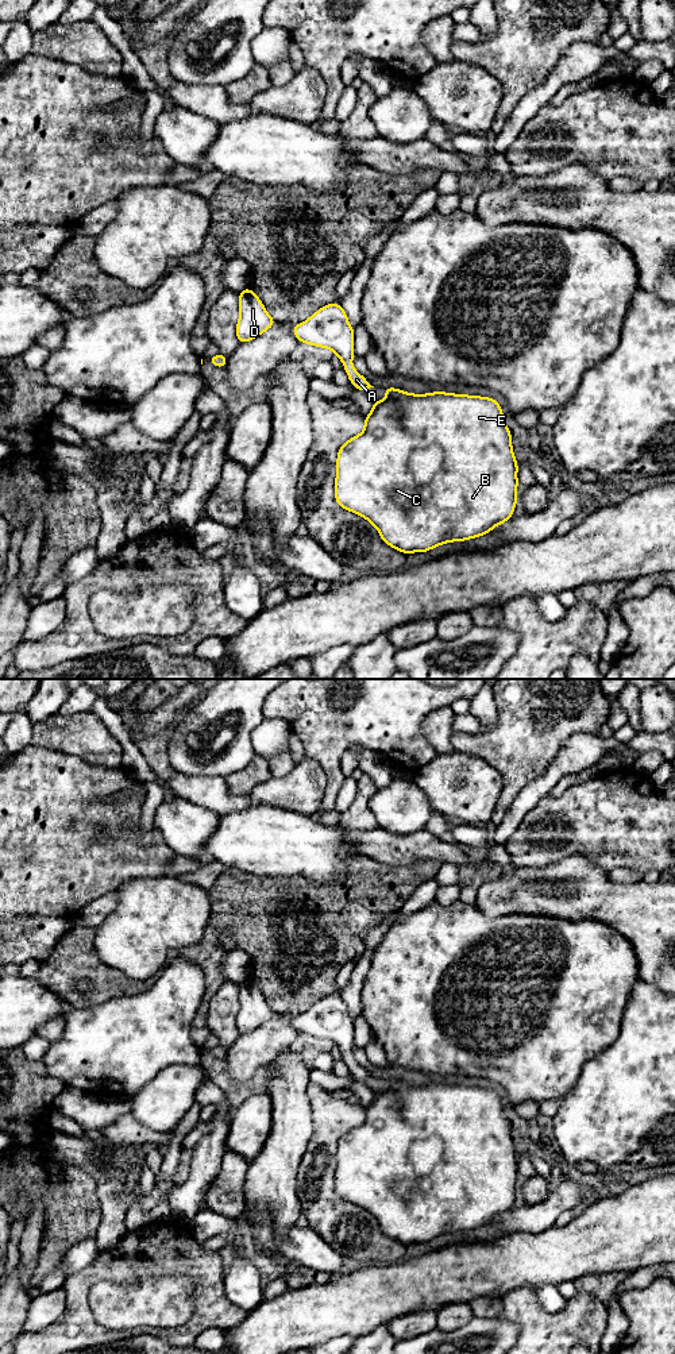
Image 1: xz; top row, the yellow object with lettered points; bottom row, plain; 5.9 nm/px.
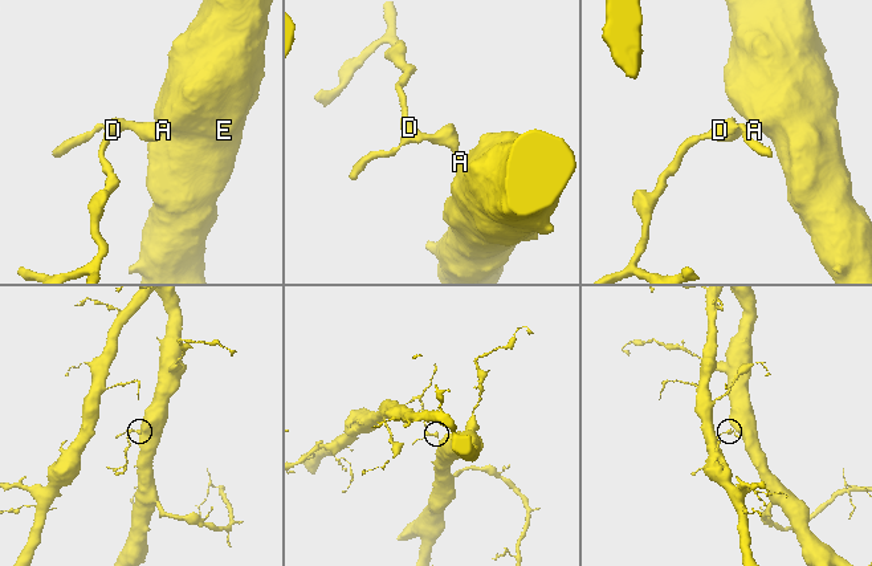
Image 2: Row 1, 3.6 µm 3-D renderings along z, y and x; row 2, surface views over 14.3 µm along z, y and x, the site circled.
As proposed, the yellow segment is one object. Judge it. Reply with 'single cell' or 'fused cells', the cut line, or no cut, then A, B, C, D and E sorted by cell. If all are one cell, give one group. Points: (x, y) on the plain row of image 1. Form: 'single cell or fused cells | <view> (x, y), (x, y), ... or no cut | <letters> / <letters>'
single cell | no cut | A B C D E

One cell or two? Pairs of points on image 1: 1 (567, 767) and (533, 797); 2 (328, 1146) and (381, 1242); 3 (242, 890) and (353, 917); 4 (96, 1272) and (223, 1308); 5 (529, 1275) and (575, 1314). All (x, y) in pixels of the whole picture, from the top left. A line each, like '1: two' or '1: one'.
1: one
2: one
3: one
4: one
5: two

